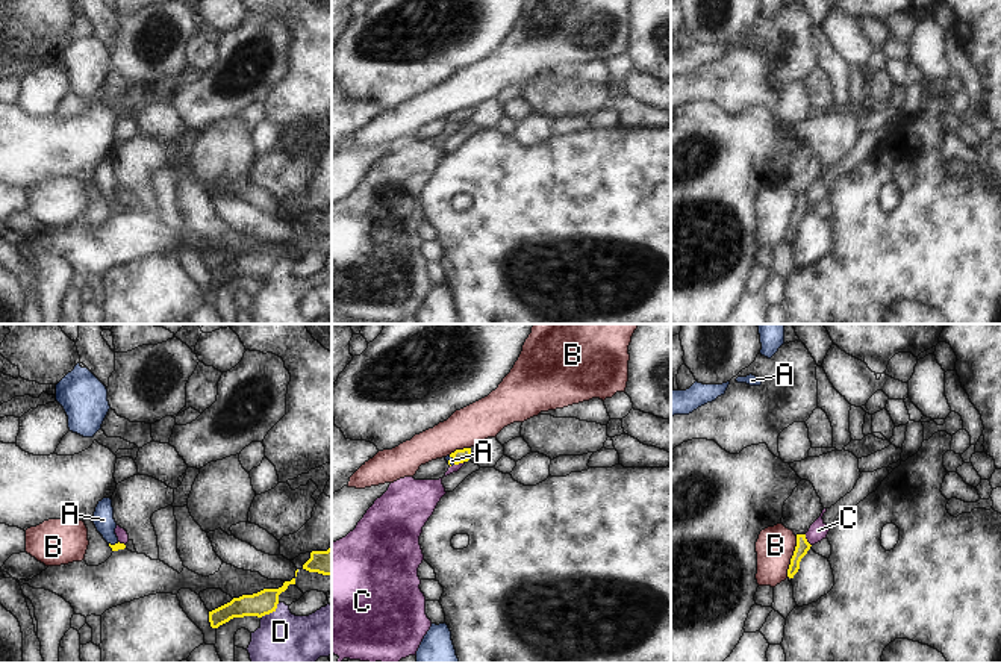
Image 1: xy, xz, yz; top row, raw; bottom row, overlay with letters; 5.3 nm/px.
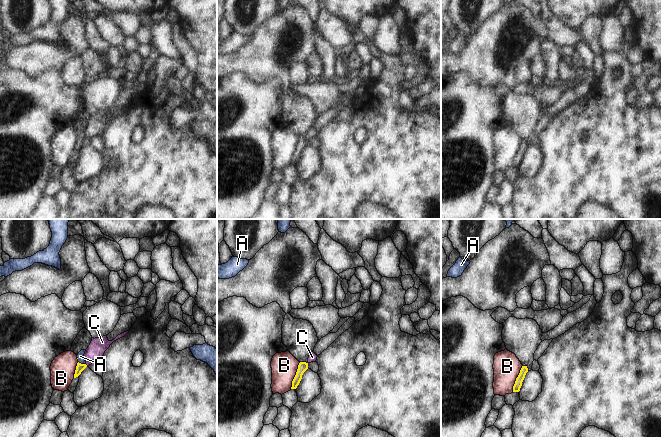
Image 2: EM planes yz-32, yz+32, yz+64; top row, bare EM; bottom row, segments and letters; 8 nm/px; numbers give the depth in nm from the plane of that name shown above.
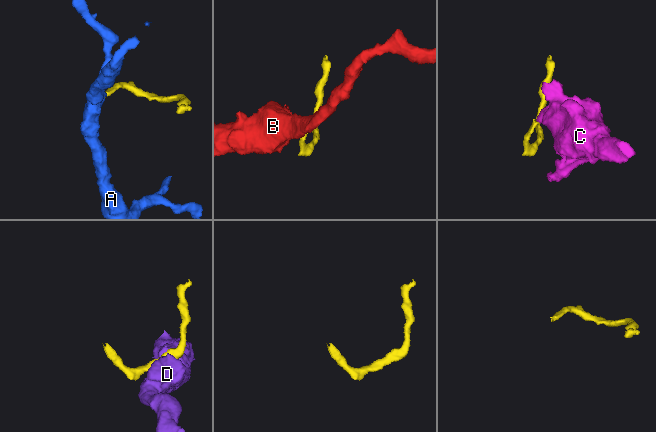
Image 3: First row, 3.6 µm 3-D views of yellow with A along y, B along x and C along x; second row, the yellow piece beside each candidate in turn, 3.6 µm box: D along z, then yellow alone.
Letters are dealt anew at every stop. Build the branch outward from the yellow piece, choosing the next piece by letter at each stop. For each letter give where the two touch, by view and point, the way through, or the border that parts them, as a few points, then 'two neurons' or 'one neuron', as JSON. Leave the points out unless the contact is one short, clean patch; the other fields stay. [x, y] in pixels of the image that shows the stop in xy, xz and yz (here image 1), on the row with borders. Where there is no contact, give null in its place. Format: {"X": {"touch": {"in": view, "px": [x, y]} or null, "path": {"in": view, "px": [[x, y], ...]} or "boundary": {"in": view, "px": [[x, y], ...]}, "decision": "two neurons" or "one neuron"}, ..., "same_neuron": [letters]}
{"A": {"touch": {"in": "xz", "px": [453, 457]}, "path": {"in": "xz", "px": [[459, 456], [453, 457], [452, 460]]}, "decision": "one neuron"}, "B": {"touch": {"in": "yz", "px": [792, 557]}, "boundary": {"in": "yz", "px": [[797, 536], [788, 577]]}, "decision": "two neurons"}, "C": {"touch": {"in": "yz", "px": [806, 541]}, "boundary": {"in": "yz", "px": [[804, 535], [810, 545]]}, "decision": "two neurons"}, "D": {"touch": {"in": "xy", "px": [270, 612]}, "boundary": {"in": "xy", "px": [[279, 603], [271, 612], [261, 616]]}, "decision": "two neurons"}, "same_neuron": ["A"]}

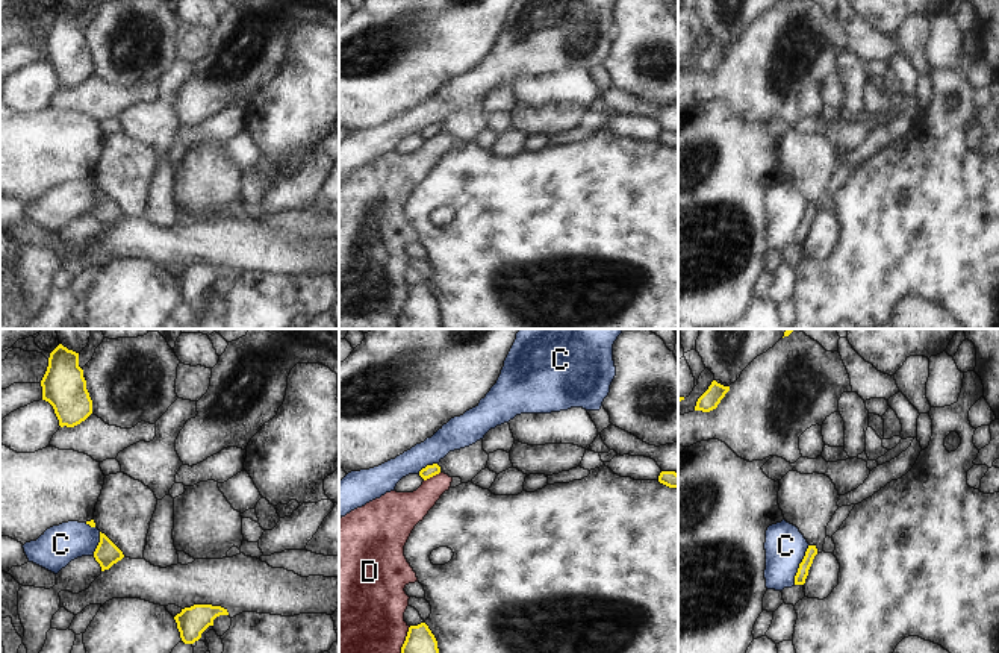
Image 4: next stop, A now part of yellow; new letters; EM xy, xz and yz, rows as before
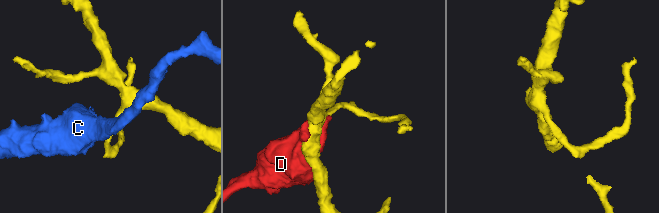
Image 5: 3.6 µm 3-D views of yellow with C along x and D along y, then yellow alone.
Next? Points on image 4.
{"C": {"touch": {"in": "yz", "px": [799, 564]}, "boundary": {"in": "yz", "px": [[809, 544], [793, 584]]}, "decision": "two neurons"}, "D": {"touch": {"in": "xz", "px": [406, 640]}, "decision": "two neurons"}, "same_neuron": []}

